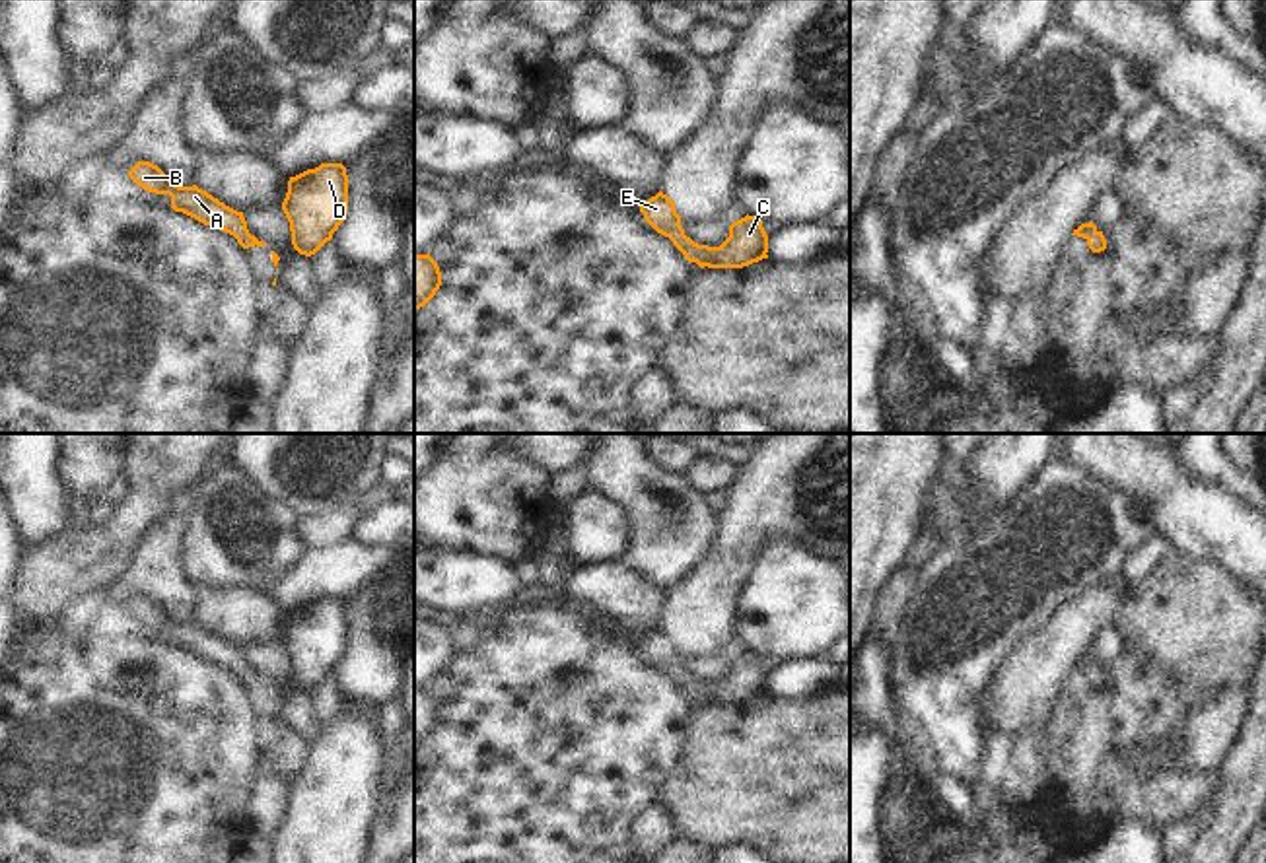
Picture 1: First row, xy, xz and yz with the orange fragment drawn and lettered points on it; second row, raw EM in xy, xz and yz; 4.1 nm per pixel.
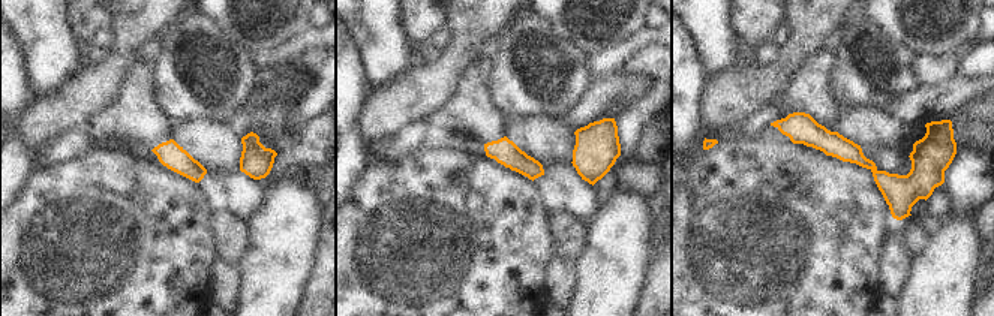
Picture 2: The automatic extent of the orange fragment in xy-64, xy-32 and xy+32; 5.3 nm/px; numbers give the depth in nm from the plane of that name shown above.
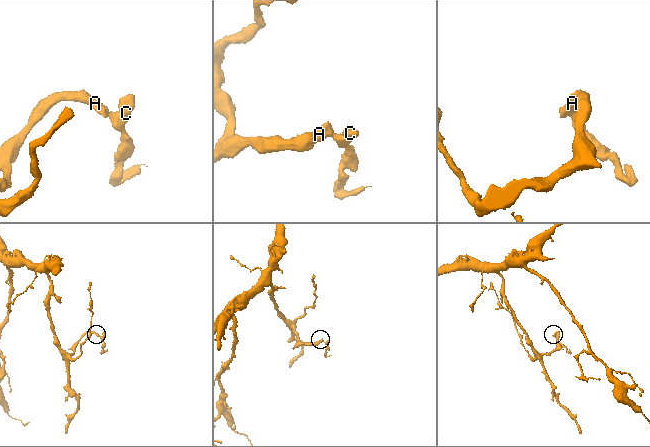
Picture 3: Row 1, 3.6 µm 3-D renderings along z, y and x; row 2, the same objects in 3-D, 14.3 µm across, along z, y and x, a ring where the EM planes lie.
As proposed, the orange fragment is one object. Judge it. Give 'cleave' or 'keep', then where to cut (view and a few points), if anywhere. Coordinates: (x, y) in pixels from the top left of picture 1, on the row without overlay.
keep | no cut

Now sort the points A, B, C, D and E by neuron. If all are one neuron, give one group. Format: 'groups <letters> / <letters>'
groups A B C D E

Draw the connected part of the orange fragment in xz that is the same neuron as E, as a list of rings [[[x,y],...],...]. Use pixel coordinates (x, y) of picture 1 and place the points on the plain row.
[[[661,626],[640,641],[646,657],[700,704],[743,704],[768,694],[768,671],[762,655],[745,651],[729,661],[729,673],[720,682],[698,680],[685,671],[675,638]]]

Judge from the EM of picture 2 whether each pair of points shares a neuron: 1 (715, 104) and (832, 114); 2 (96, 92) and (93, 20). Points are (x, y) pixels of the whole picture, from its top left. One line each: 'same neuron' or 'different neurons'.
1: different neurons
2: different neurons

